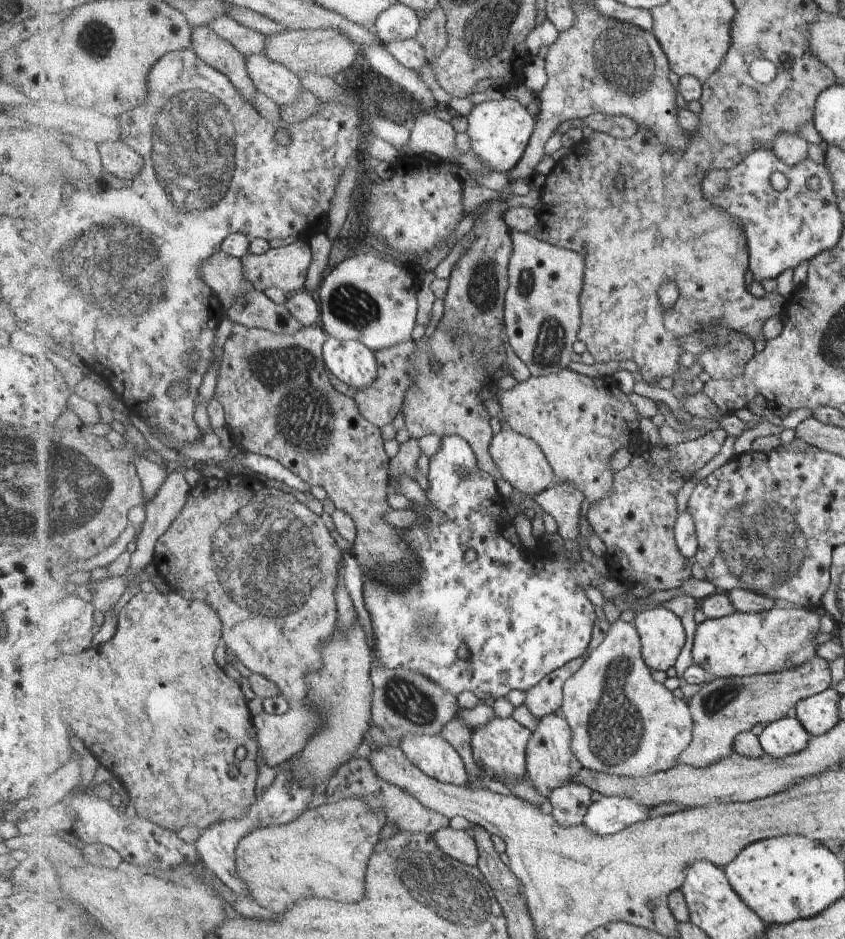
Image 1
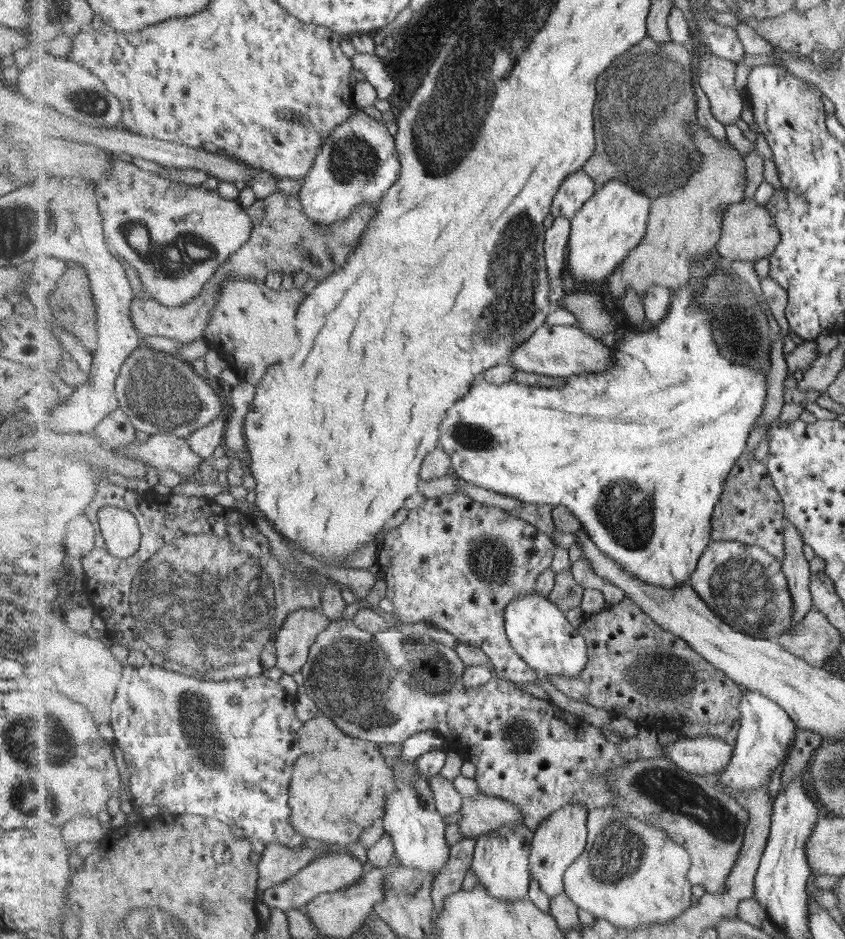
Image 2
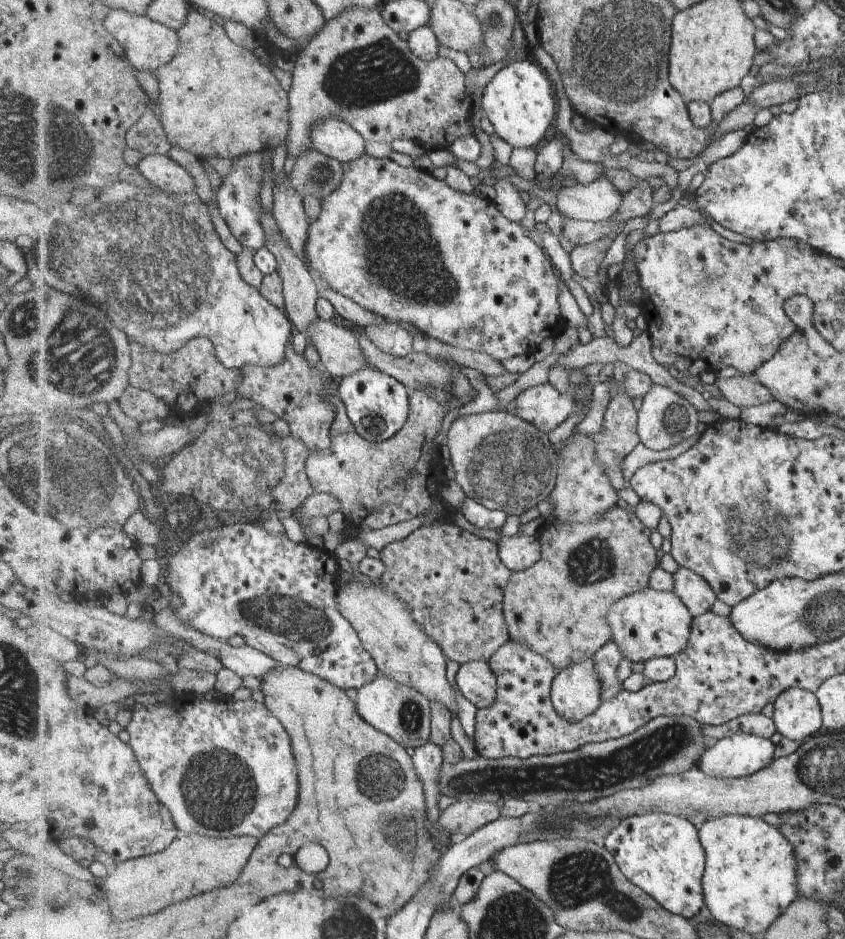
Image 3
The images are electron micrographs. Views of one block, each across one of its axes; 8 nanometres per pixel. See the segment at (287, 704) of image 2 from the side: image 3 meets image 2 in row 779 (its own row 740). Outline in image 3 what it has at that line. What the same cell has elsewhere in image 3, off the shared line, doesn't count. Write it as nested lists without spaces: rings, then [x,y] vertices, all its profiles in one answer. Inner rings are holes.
[[[183,695],[171,700],[168,704],[153,704],[133,713],[133,720],[127,726],[126,730],[130,735],[130,745],[136,753],[137,760],[140,761],[141,768],[144,769],[145,776],[149,778],[149,784],[152,785],[160,801],[169,808],[173,814],[173,820],[176,821],[177,828],[181,835],[193,836],[193,833],[201,833],[201,836],[212,837],[236,837],[251,836],[258,839],[265,838],[274,828],[285,824],[293,811],[297,808],[299,802],[299,778],[300,767],[297,764],[296,753],[293,754],[292,736],[289,736],[288,730],[282,722],[275,716],[267,705],[257,700],[235,700],[233,697],[218,698],[214,701],[207,700],[197,695]]]

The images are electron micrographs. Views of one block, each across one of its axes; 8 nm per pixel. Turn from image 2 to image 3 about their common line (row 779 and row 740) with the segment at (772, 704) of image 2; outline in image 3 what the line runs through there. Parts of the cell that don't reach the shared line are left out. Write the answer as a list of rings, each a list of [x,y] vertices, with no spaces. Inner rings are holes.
[[[752,734],[730,735],[712,742],[701,757],[698,767],[713,778],[751,776],[773,762],[776,744]]]

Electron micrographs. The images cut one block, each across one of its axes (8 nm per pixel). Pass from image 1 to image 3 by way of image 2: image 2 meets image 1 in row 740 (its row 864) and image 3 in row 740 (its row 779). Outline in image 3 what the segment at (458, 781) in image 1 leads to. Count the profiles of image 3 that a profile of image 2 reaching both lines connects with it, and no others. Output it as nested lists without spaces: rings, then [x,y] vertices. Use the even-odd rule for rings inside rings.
[[[380,674],[373,682],[358,688],[356,692],[357,710],[369,724],[393,737],[405,748],[421,748],[432,738],[432,701],[417,692],[416,688]]]

